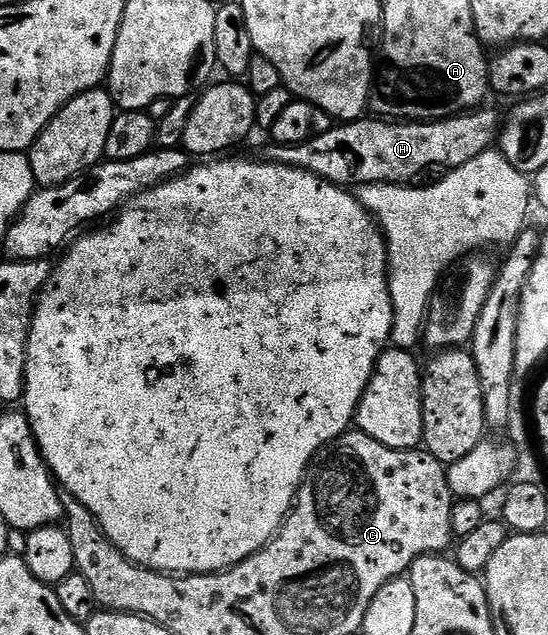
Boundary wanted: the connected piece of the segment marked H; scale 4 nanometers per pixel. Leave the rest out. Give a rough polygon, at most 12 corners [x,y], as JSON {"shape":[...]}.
{"shape":[[477,108],[437,122],[365,116],[269,145],[267,161],[345,188],[408,184],[497,145]]}

